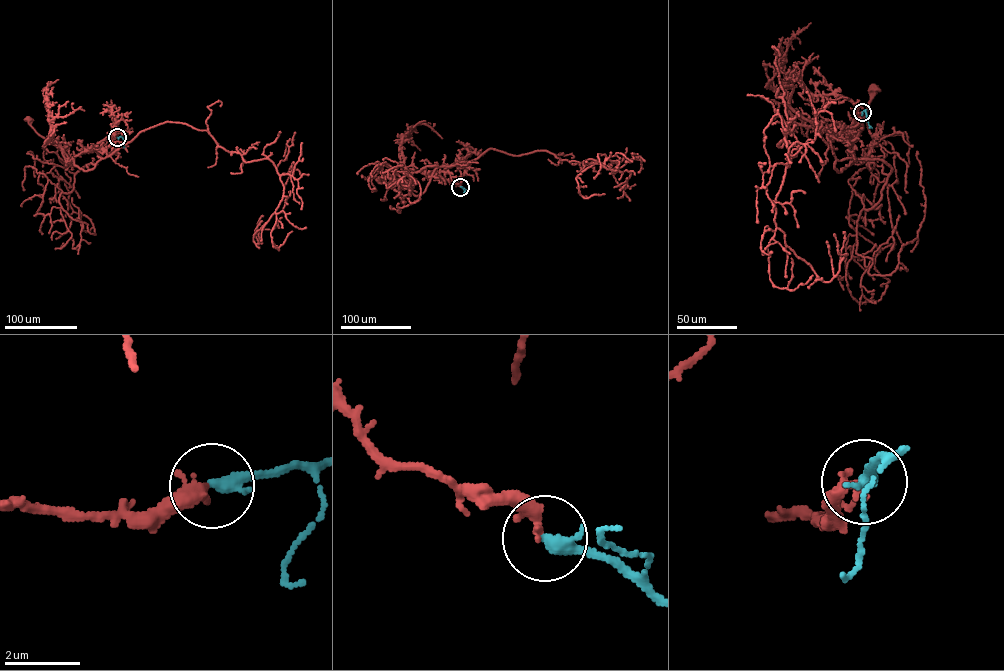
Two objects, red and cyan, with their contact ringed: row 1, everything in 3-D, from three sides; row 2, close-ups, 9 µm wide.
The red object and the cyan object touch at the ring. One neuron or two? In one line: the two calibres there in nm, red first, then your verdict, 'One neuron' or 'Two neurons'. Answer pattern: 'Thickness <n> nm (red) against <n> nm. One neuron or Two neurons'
Thickness 320 nm (red) against 360 nm. One neuron

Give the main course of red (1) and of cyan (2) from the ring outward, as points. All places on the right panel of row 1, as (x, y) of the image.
1: (862, 112), (857, 113), (849, 135), (856, 164), (866, 159), (873, 142), (866, 114), (872, 89)
2: (862, 112), (865, 110), (869, 127)

